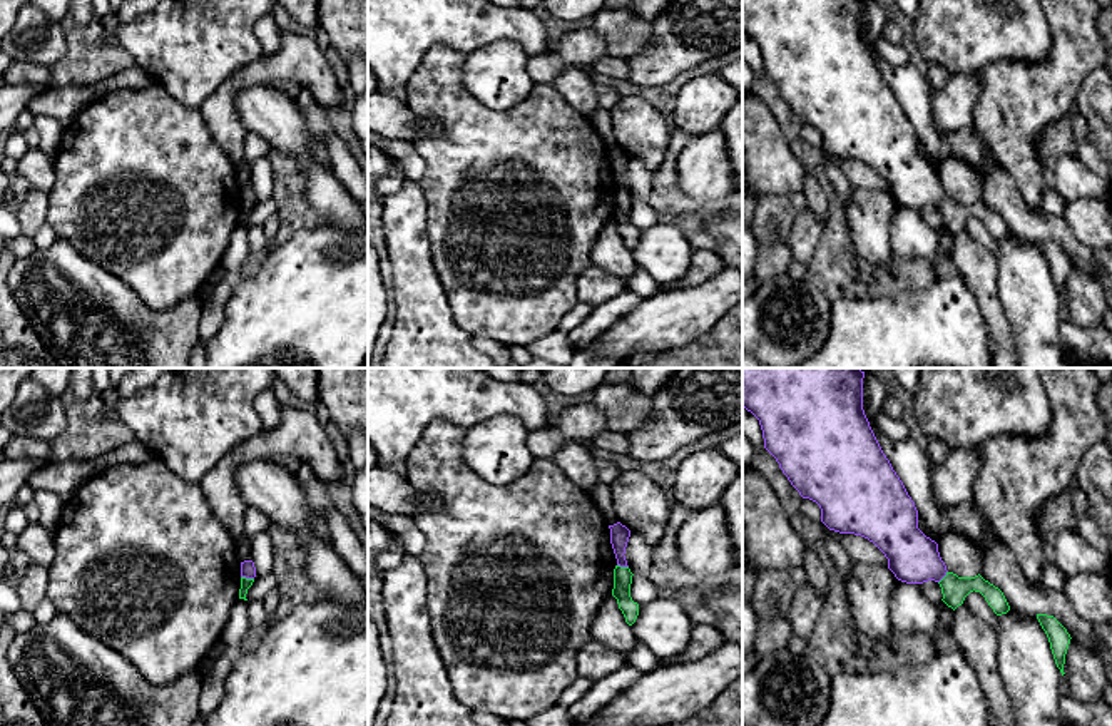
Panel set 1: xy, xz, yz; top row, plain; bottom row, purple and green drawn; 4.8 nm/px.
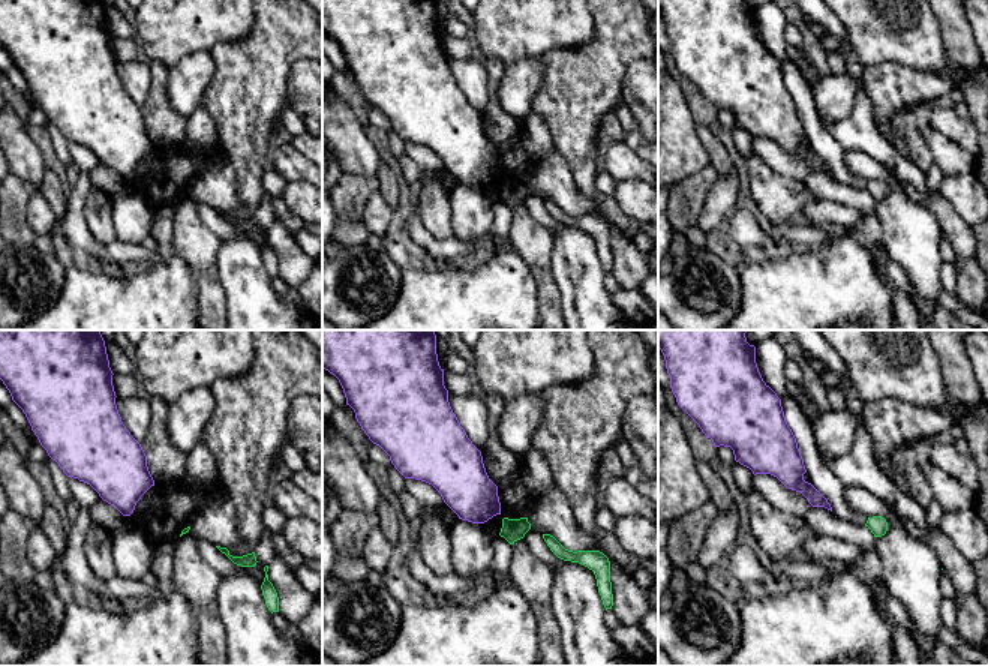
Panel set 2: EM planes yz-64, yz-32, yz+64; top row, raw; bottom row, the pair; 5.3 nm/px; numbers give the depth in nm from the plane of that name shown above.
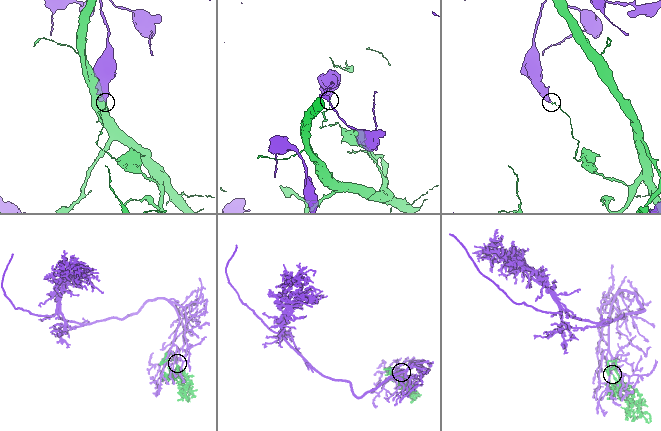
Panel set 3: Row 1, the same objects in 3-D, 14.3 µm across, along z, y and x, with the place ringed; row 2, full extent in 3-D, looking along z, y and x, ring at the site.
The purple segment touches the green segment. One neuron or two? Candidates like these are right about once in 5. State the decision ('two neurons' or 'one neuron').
two neurons

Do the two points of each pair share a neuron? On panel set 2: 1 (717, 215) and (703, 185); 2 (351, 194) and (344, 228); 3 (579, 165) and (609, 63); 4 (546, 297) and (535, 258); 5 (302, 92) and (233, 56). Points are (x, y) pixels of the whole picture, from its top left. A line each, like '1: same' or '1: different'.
1: different
2: same
3: same
4: same
5: different

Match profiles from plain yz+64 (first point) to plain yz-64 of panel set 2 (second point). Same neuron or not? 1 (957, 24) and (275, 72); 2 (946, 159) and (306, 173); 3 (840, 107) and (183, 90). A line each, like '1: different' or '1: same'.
1: same
2: same
3: same

